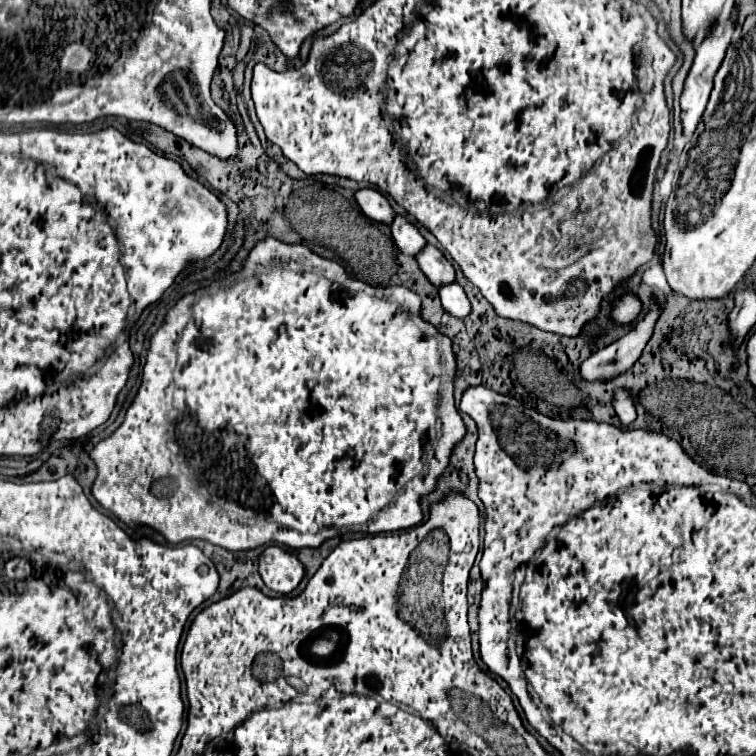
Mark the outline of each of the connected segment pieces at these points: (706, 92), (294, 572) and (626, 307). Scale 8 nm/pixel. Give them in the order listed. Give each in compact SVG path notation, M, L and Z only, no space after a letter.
M732 8L730 16L722 22L722 28L724 32L720 36L716 36L716 28L720 26L720 22L716 22L710 32L706 34L706 38L702 40L702 44L698 46L696 50L696 58L694 58L694 66L690 70L690 76L686 78L686 88L684 88L684 94L680 98L680 106L682 106L682 124L684 124L684 134L694 134L702 114L704 114L704 108L708 104L708 98L710 98L710 92L712 92L712 84L714 84L714 74L716 70L720 68L722 60L724 60L724 54L726 54L726 48L730 44L730 38L734 34L734 28L736 28L736 22L738 22L738 16L736 16L736 8Z
M268 546L260 556L260 576L274 592L290 594L302 582L304 566L294 554L280 546Z
M622 296L620 300L616 300L614 310L612 310L612 318L620 324L636 322L640 318L640 314L642 314L642 306L636 296Z

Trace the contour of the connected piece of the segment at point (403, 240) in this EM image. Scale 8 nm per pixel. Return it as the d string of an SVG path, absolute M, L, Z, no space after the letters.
M394 216L394 222L392 222L390 230L392 230L392 238L394 238L398 250L404 252L406 256L416 258L422 252L422 248L426 246L424 236L404 216Z

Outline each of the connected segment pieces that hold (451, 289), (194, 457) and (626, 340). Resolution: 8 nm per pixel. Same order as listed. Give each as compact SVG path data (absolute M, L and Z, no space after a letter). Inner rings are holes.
M454 282L454 286L442 286L442 290L438 290L442 306L446 312L450 312L456 318L466 318L470 314L470 300L464 292L464 288L460 284Z
M266 236L264 240L254 244L240 272L232 274L226 280L214 282L212 286L214 286L212 292L204 294L198 302L196 294L186 294L174 308L170 308L164 326L160 328L160 332L154 334L154 340L150 340L150 346L154 346L154 342L156 344L164 342L164 346L148 350L142 372L144 378L134 402L126 410L124 422L114 434L100 440L96 448L92 448L90 452L90 458L98 468L98 476L92 484L92 496L102 504L102 508L110 510L132 530L136 530L136 526L146 528L150 526L152 530L160 532L170 544L180 544L186 540L204 540L230 552L254 550L272 542L290 546L294 550L318 548L322 546L324 540L352 530L366 532L368 528L370 534L380 534L420 524L422 522L420 500L430 492L434 492L438 478L448 468L448 460L452 456L454 446L466 436L466 426L454 406L452 396L456 374L456 354L452 352L452 340L440 334L432 324L422 320L420 296L406 286L370 286L358 278L352 278L338 262L322 258L302 244L286 244L272 236ZM186 308L190 312L190 318L188 322L178 324L178 318ZM152 364L162 364L162 372L150 370L156 368ZM170 406L174 408L172 412L168 412ZM166 414L170 414L168 428L166 428ZM440 418L442 418L442 434L438 438L436 424Z
M654 298L650 308L642 314L642 318L634 324L634 328L622 336L618 342L598 350L580 366L580 374L584 380L612 380L614 376L626 372L640 356L646 344L654 334L656 320L662 314L662 304Z

